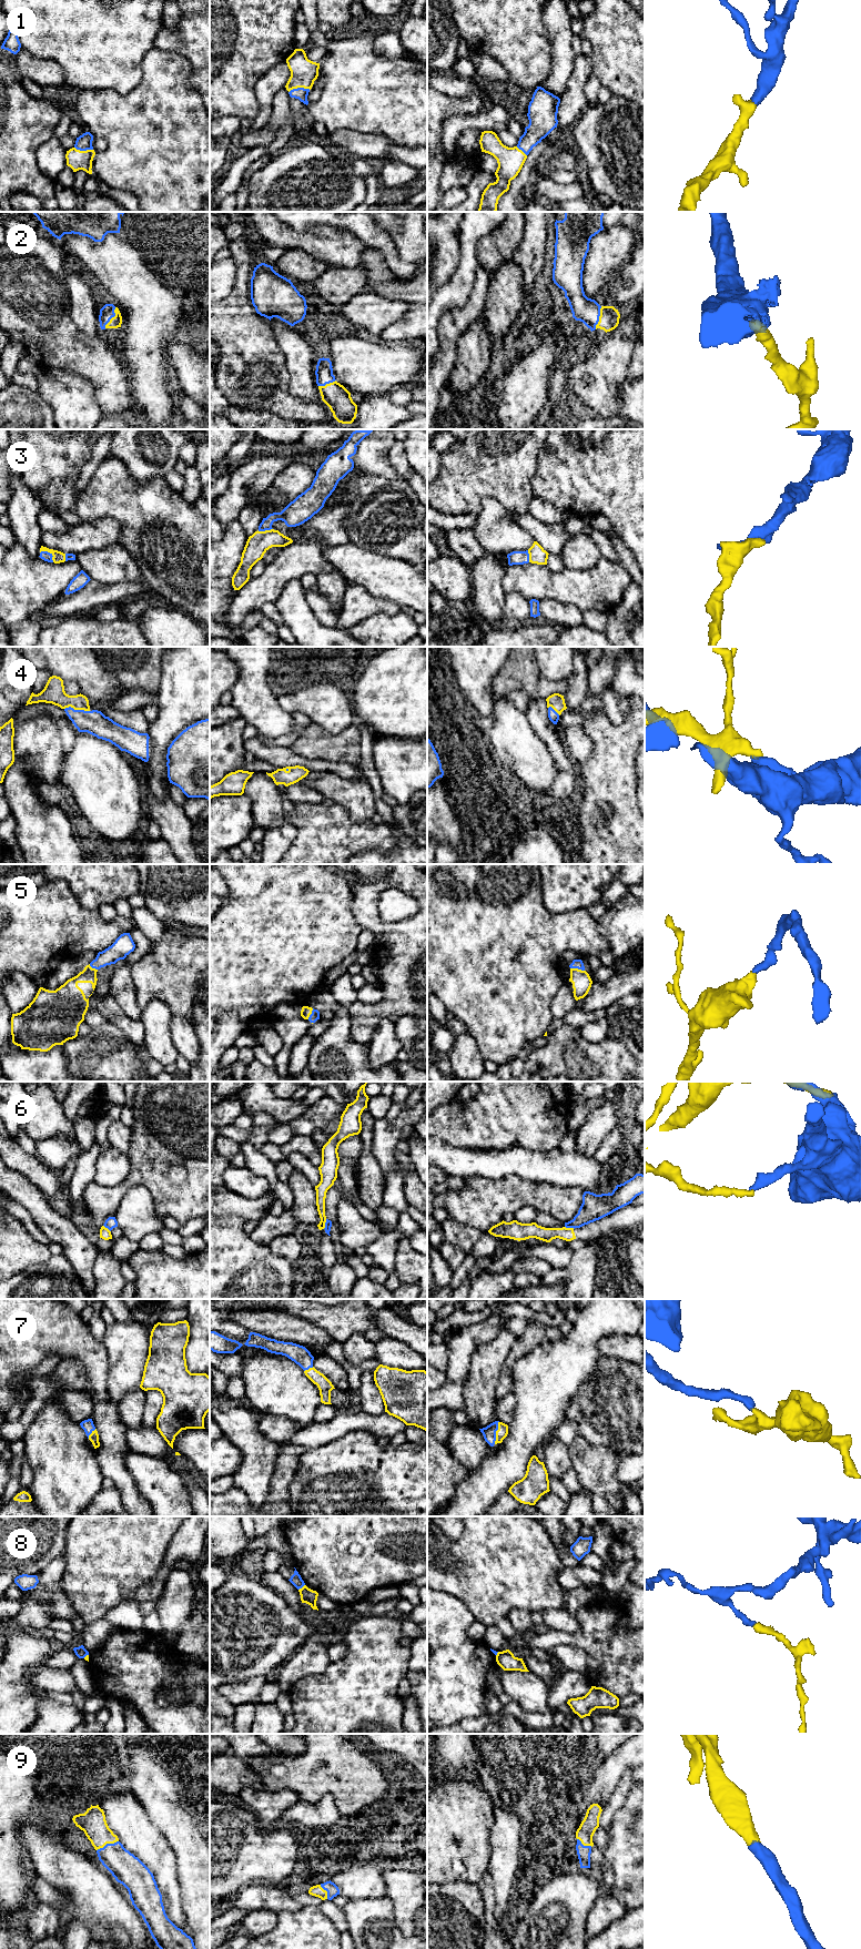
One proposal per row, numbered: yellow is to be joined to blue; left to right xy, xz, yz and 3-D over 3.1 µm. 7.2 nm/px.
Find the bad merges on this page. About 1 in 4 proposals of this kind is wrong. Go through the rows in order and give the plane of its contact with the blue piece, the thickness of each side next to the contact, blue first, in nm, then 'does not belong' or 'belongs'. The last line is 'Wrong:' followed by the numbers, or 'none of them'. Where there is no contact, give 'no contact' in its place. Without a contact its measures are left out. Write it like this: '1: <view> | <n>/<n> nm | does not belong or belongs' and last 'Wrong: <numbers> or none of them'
1: xz | 90/190 nm | belongs
2: yz | 180/140 nm | belongs
3: xy | 70/80 nm | belongs
4: xy | 180/160 nm | belongs
5: yz | 70/140 nm | belongs
6: xz | 50/80 nm | does not belong
7: yz | 100/80 nm | belongs
8: xz | 80/110 nm | does not belong
9: xy | 220/180 nm | belongs
Wrong: 6, 8

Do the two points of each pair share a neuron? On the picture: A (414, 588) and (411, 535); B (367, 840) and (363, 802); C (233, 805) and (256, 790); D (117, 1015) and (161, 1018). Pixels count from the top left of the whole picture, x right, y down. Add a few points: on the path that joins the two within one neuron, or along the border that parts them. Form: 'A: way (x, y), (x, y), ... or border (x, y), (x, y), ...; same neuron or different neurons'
A: border (388, 555), (402, 558), (415, 567); different neurons
B: border (343, 805), (353, 820), (371, 820); different neurons
C: border (243, 793), (250, 801), (254, 821); different neurons
D: border (139, 1021), (143, 1025), (143, 1046); different neurons

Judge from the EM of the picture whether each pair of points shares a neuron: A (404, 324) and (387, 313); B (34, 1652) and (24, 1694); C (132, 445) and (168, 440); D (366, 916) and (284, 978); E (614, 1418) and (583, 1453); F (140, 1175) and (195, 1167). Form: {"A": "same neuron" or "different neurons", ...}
{"A": "different neurons", "B": "same neuron", "C": "same neuron", "D": "different neurons", "E": "different neurons", "F": "same neuron"}

